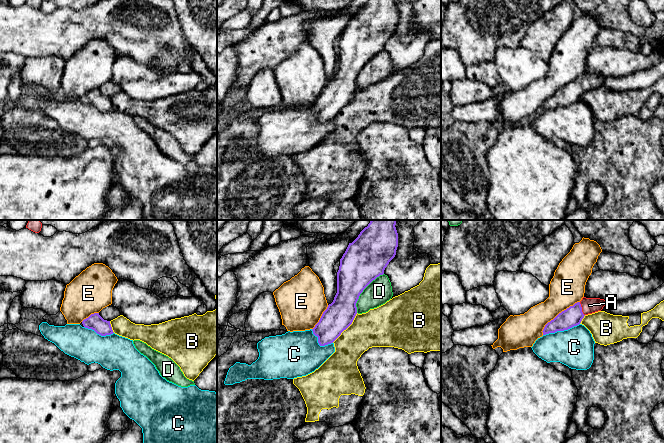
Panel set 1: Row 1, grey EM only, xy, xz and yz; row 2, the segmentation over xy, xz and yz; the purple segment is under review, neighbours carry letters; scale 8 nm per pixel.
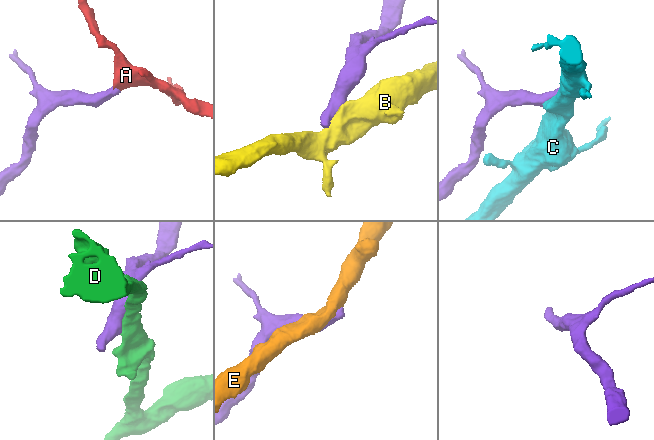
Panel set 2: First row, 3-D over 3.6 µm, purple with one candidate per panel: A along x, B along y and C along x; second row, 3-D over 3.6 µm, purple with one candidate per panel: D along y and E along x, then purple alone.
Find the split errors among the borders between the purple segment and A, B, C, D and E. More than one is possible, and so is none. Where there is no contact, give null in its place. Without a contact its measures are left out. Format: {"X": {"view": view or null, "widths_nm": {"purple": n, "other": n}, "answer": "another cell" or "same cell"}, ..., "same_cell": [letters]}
{"A": {"view": "yz", "widths_nm": {"purple": 160, "other": 130}, "answer": "same cell"}, "B": {"view": "xz", "widths_nm": {"purple": 240, "other": 300}, "answer": "another cell"}, "C": {"view": "yz", "widths_nm": {"purple": 160, "other": 300}, "answer": "another cell"}, "D": {"view": "xz", "widths_nm": {"purple": 340, "other": 200}, "answer": "another cell"}, "E": {"view": "yz", "widths_nm": {"purple": 160, "other": 280}, "answer": "another cell"}, "same_cell": ["A"]}

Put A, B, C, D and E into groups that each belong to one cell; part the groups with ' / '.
A / B / C / D / E

